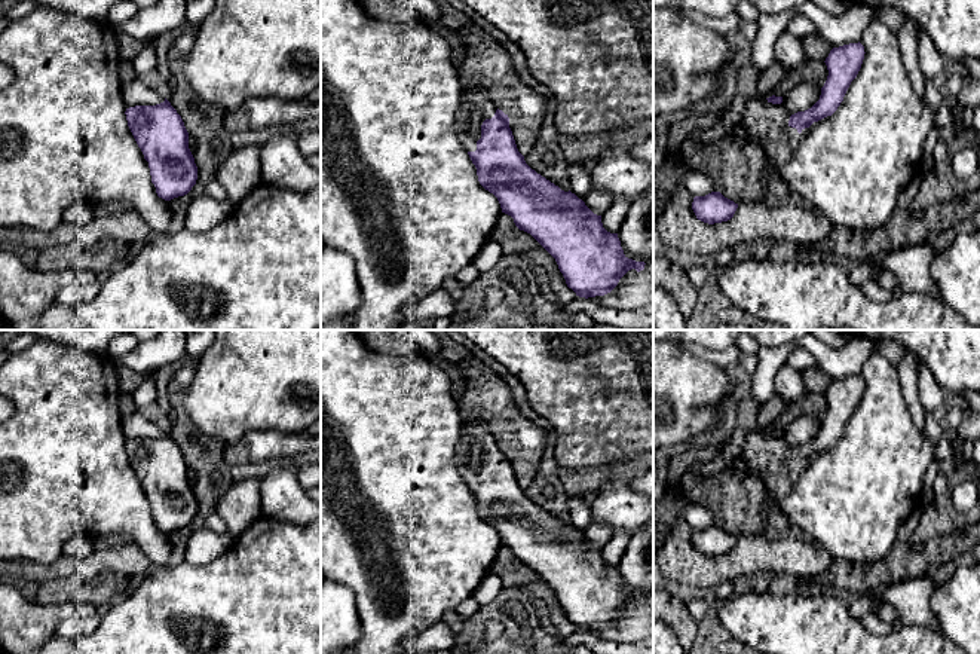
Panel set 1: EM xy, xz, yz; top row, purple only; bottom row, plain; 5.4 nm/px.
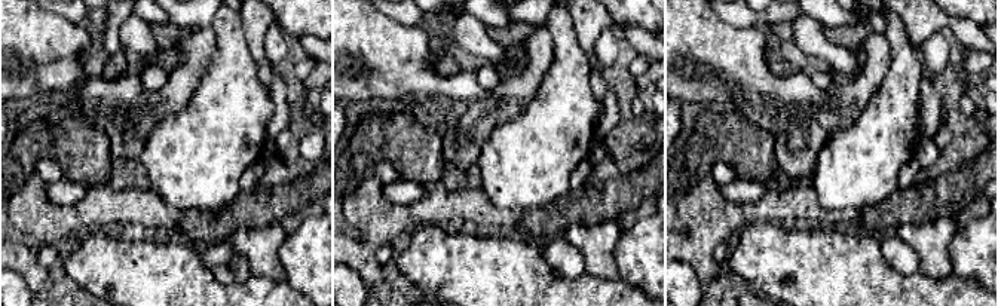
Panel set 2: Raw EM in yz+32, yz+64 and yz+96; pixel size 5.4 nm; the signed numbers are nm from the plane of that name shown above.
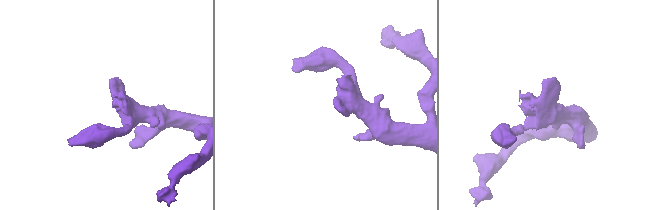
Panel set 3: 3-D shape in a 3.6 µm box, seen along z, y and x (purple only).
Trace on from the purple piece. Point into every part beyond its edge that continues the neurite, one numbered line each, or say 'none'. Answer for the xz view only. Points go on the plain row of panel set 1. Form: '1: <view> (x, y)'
1: xz (475, 439)

